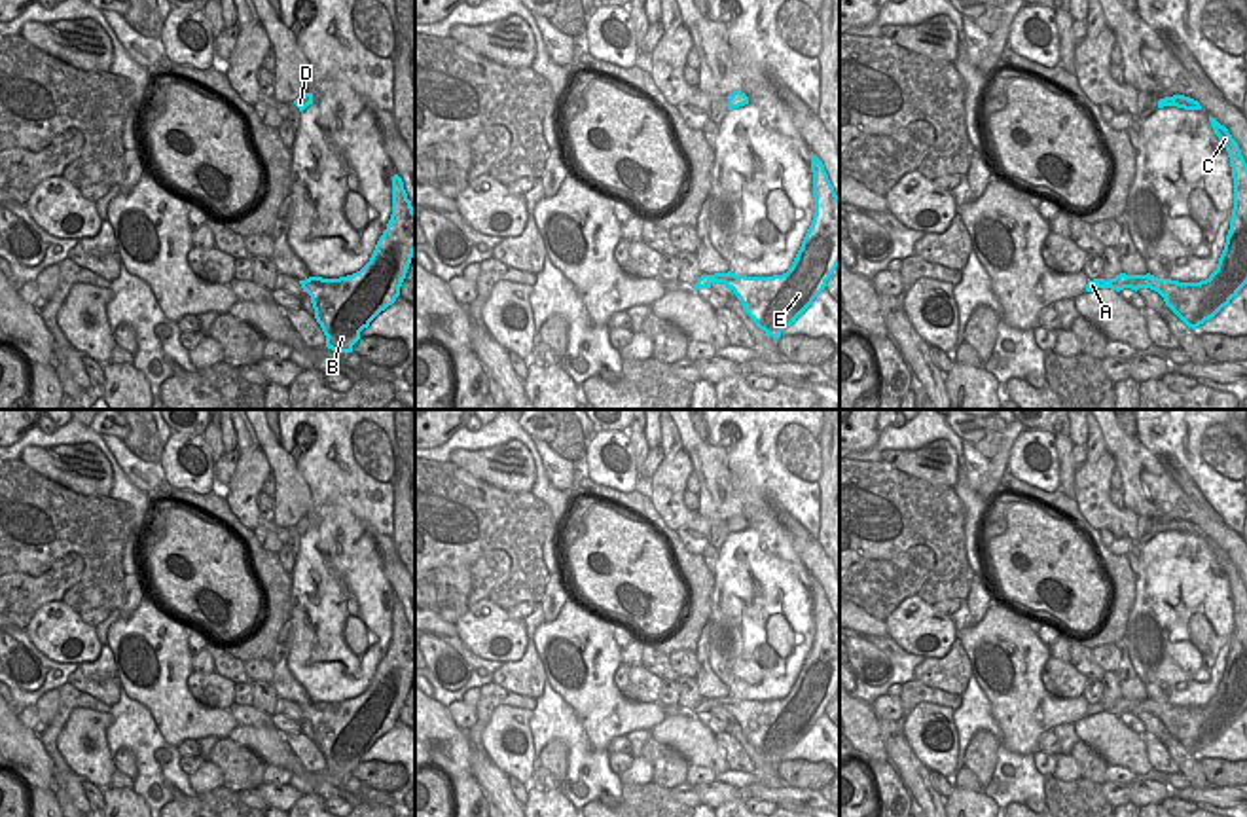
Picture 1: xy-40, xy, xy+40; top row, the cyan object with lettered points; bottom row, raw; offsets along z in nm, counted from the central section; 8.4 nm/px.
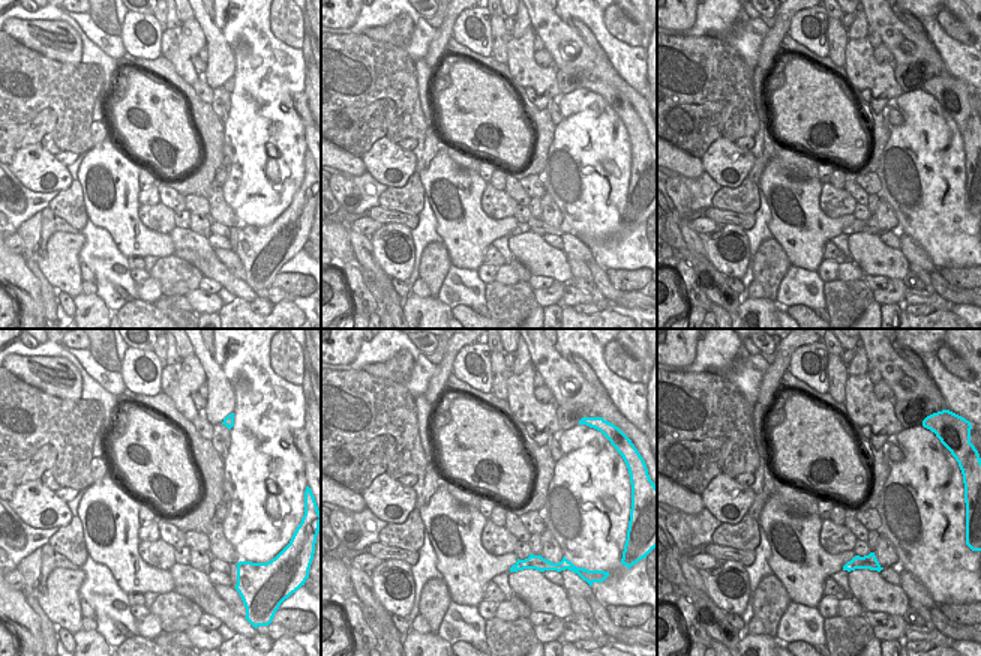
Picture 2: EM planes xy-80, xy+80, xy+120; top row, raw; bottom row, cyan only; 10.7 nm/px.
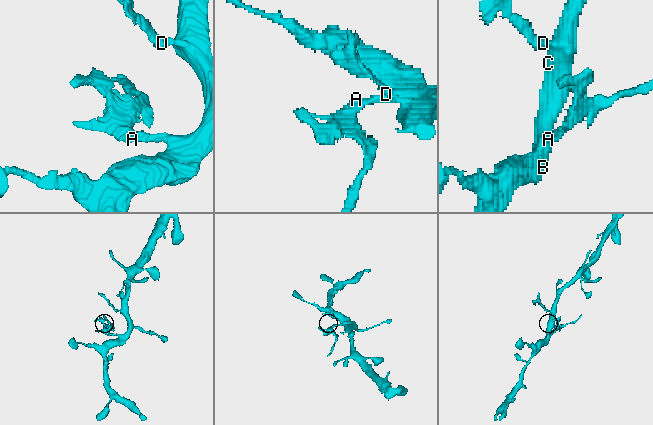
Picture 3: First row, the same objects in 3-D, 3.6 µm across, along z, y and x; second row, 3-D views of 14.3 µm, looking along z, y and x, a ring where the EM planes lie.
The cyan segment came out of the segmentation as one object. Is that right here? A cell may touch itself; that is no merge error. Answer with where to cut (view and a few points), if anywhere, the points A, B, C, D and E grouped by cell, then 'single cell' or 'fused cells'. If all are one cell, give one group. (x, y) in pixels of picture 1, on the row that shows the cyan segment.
xy+40 (1143, 275), (1145, 287) | A / B C D E | fused cells

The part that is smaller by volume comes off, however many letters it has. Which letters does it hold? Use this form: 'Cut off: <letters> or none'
Cut off: A

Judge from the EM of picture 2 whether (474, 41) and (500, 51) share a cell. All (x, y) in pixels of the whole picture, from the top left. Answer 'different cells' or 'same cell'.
different cells

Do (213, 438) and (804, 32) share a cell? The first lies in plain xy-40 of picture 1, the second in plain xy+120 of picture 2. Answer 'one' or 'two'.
two

